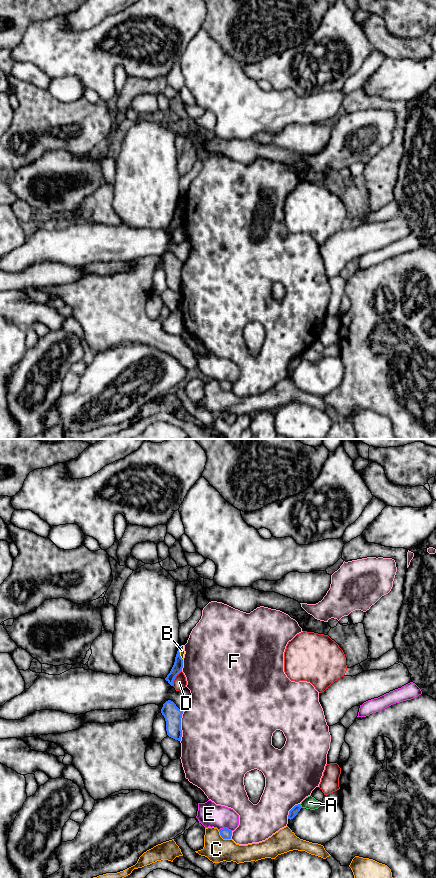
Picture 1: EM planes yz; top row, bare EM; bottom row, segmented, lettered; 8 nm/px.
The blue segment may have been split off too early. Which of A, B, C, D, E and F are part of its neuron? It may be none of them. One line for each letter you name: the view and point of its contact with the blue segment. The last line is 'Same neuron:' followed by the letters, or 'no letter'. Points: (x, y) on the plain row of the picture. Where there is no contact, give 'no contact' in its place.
Same neuron: no letter

